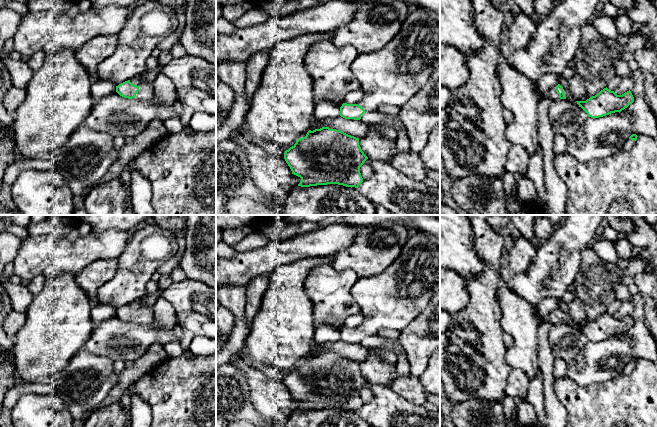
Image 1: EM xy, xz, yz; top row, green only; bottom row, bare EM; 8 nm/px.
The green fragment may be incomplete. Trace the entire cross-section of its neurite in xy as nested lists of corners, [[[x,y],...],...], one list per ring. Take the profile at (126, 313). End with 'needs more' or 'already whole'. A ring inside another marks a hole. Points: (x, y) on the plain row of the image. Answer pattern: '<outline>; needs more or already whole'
[[[130,304],[125,305],[116,310],[116,316],[128,323],[149,324],[154,318],[155,312],[153,308],[141,308],[140,310],[133,309]]]; needs more

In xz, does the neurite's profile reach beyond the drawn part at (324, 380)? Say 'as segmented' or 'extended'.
as segmented

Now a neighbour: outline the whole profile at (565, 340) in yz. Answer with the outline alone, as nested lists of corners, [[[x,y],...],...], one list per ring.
[[[559,322],[551,325],[548,341],[554,358],[569,362],[585,346],[588,339],[576,325]]]

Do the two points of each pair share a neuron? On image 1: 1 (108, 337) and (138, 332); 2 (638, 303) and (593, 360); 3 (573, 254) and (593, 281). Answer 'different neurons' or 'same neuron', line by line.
1: same neuron
2: same neuron
3: different neurons

